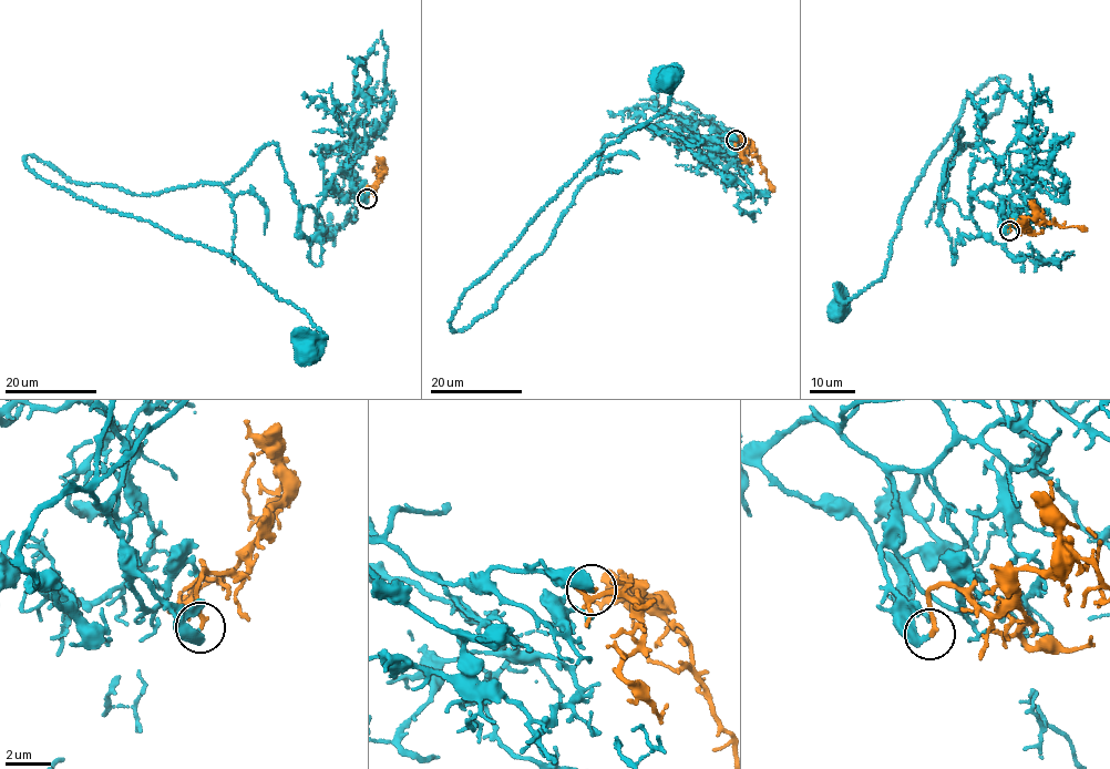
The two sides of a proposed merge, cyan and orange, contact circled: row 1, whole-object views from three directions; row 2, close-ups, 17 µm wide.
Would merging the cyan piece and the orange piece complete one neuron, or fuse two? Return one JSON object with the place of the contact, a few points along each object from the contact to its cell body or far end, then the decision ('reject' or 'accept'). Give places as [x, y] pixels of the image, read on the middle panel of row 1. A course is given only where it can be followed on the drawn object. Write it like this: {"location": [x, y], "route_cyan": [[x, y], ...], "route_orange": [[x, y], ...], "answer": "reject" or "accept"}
{"location": [736, 140], "route_cyan": [[736, 140], [605, 136], [546, 246], [452, 329], [537, 211], [668, 105], [676, 69], [668, 80]], "route_orange": [[736, 140], [746, 140], [756, 150], [773, 191]], "answer": "accept"}

